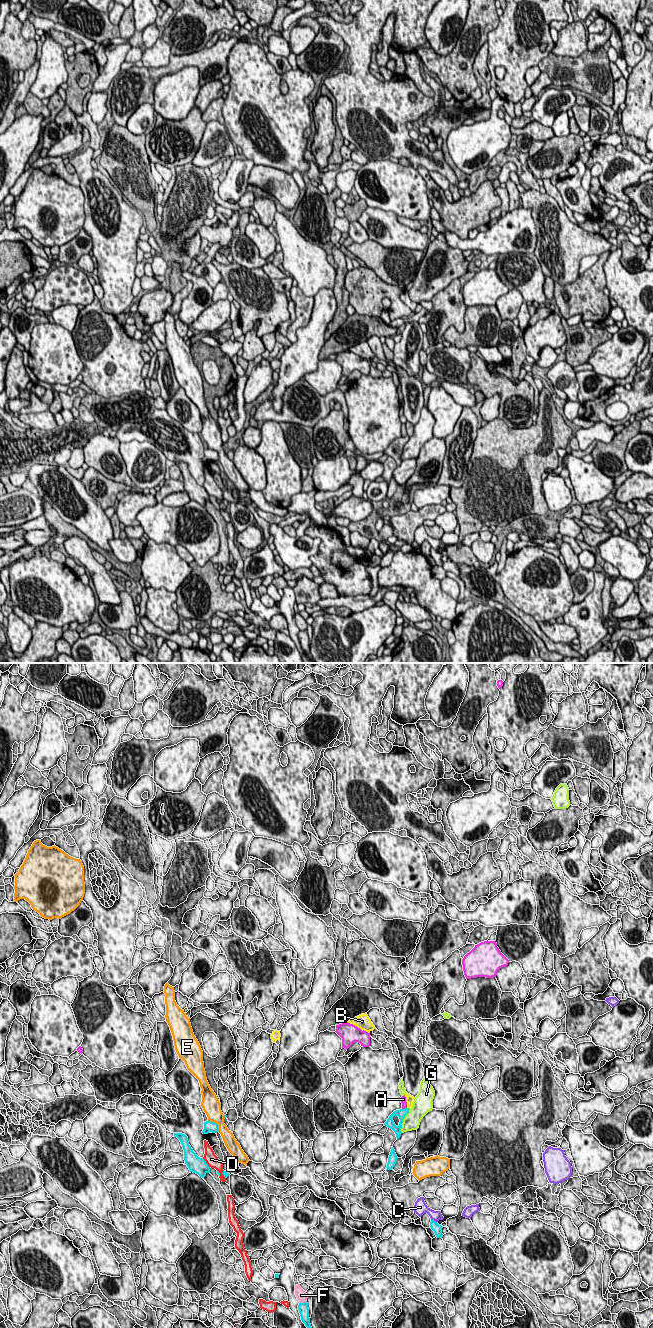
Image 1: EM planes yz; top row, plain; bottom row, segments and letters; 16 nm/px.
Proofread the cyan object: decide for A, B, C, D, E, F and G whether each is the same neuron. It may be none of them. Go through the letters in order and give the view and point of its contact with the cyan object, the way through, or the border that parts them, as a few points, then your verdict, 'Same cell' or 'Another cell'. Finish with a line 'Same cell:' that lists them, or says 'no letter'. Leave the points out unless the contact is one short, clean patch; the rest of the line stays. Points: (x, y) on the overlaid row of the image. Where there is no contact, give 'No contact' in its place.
A: Touches cyan at yz (405, 1108). Another cell
B: Touches cyan at yz (408, 1108). Another cell
C: Touches cyan at yz (434, 1221). Another cell
D: Touches cyan at yz (206, 1163). Same cell
E: Touches cyan at yz (216, 1123). Another cell
F: Touches cyan at yz (304, 1302). Another cell
G: Touches cyan at yz (402, 1121). Another cell
Same cell: D

